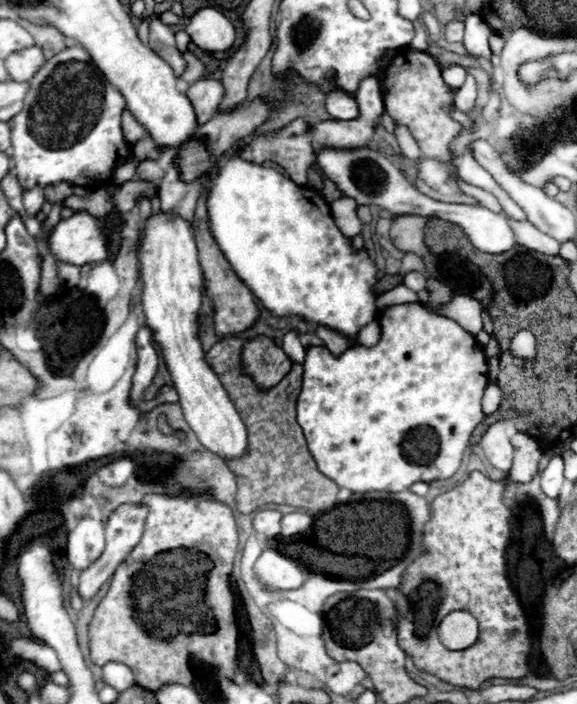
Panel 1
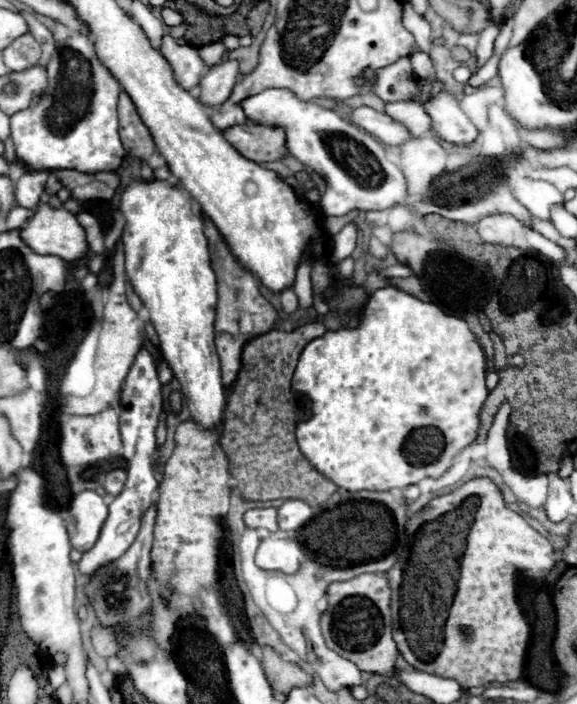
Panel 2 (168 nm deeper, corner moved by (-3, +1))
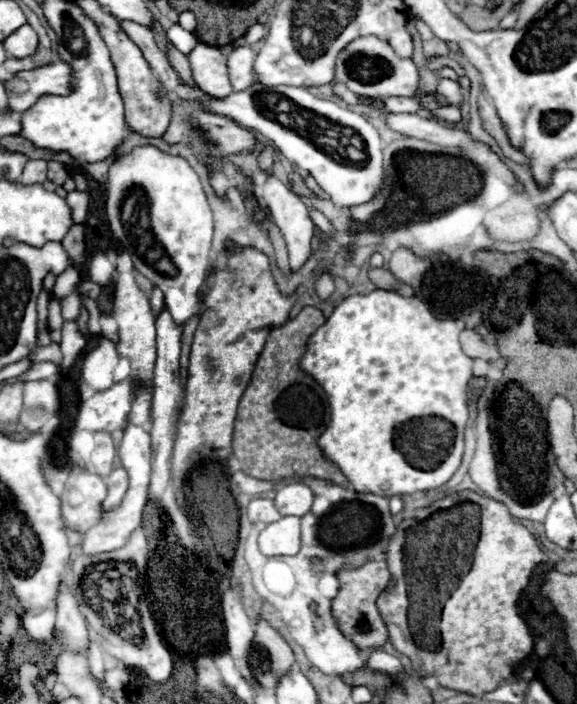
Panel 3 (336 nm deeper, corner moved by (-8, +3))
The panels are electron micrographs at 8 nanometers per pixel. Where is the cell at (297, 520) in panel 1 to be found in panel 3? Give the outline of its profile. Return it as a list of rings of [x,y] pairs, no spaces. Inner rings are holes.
[[[284,482],[276,486],[274,504],[282,516],[304,516],[310,512],[314,494],[302,482]]]

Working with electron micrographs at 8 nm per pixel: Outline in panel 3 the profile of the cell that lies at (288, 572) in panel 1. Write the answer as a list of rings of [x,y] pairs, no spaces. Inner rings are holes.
[[[282,516],[260,532],[260,550],[266,556],[290,556],[300,550],[300,518]]]

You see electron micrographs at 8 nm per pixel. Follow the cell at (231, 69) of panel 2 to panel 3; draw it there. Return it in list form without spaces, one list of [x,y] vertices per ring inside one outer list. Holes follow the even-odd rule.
[[[250,46],[234,48],[228,56],[228,74],[234,90],[246,90],[256,82],[254,74],[254,50]]]

